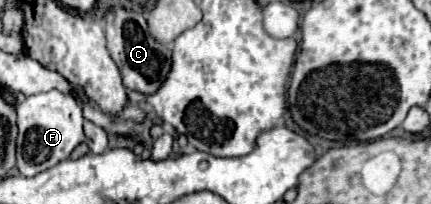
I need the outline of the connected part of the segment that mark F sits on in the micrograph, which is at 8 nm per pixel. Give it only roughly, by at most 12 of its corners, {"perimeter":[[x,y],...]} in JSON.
{"perimeter":[[50,90],[18,110],[18,164],[34,176],[84,142],[82,106]]}

